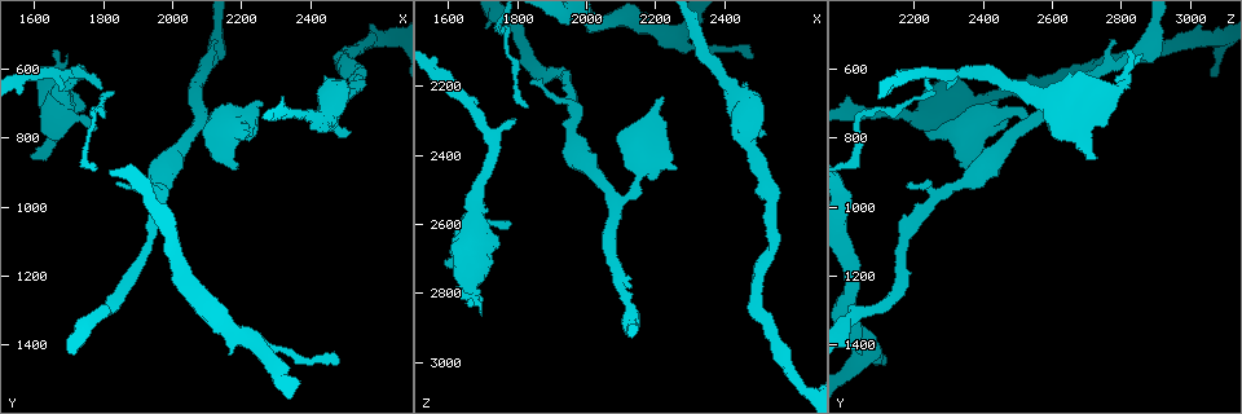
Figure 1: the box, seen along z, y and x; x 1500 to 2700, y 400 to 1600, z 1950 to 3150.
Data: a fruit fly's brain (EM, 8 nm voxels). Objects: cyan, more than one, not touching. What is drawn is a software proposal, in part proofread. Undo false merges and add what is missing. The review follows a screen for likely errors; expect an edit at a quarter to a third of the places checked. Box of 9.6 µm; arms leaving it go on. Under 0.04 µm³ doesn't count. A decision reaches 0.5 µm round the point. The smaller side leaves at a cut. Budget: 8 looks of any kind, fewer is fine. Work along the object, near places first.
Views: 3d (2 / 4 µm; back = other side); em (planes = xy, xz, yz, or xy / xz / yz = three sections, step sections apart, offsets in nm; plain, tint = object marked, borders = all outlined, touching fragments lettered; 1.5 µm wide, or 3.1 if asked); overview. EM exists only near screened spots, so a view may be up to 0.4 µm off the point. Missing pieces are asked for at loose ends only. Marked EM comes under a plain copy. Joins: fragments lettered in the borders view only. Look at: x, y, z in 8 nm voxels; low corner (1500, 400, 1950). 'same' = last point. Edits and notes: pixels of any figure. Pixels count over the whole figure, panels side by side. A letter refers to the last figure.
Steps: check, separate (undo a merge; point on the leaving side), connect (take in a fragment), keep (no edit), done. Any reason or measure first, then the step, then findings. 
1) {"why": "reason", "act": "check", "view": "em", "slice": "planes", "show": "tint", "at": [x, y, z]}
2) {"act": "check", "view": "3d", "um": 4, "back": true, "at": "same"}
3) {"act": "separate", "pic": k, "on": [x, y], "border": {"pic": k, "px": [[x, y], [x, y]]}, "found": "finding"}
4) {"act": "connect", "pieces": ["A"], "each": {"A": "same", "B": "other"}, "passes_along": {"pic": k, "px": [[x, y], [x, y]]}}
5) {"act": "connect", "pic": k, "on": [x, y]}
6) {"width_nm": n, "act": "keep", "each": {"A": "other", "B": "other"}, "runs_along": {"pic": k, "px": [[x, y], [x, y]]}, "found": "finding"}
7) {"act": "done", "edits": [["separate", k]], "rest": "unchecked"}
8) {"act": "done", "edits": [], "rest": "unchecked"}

{"why": "calibre changes", "act": "check", "view": "em", "slice": "planes", "show": "borders", "at": [1970, 920, 2360]}

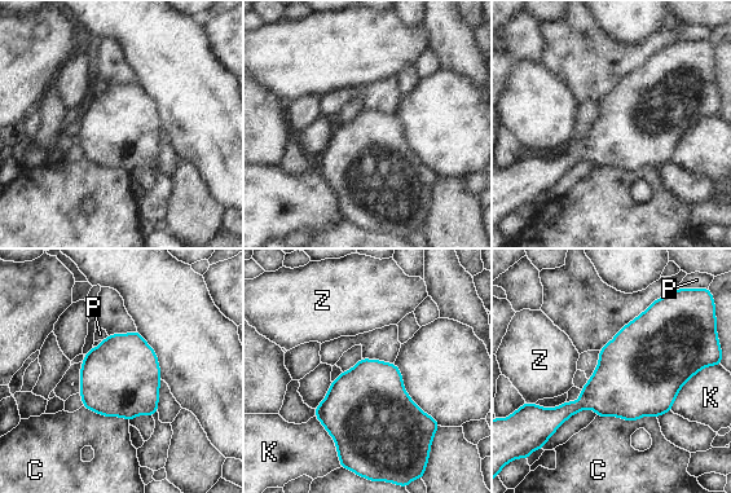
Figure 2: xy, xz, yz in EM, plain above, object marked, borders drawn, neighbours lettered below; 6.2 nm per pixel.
{"longest_contact_nm": ["C", 360], "act": "keep", "each": {"C": "other", "K": "other", "P": "other", "Z": "other"}, "found": "continuous, no second neuron"}

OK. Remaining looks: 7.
{"why": "free end", "act": "check", "view": "em", "slice": "yz", "step": 8, "show": "borders", "at": [2250, 690, 2440]}

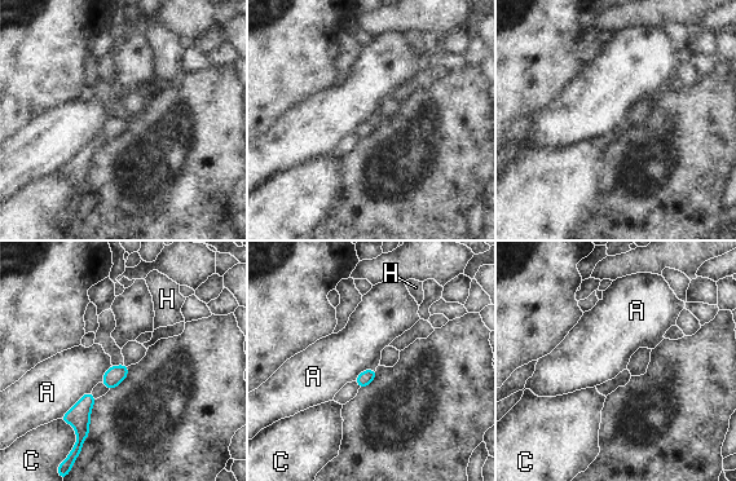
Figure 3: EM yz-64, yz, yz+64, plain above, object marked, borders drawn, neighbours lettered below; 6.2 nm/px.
{"act": "check", "view": "em", "slice": "planes", "show": "borders", "at": "same"}

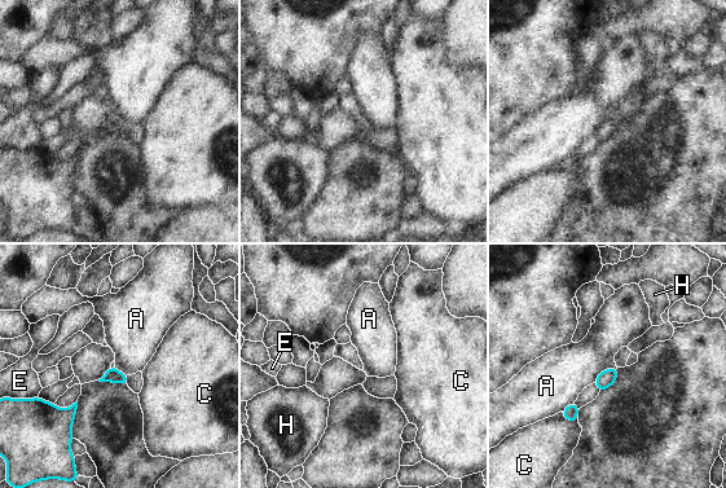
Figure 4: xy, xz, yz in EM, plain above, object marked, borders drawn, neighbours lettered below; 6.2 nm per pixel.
{"act": "keep", "each": {"A": "other", "C": "other", "E": "other", "H": "other"}, "border": {"pic": 4, "px": [[616, 366], [604, 369], [594, 382]]}, "found": "no lettered fragment goes on from it"}

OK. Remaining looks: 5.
{"why": "an open end", "act": "check", "view": "em", "slice": "yz", "step": 8, "show": "borders", "at": [1590, 850, 2720]}

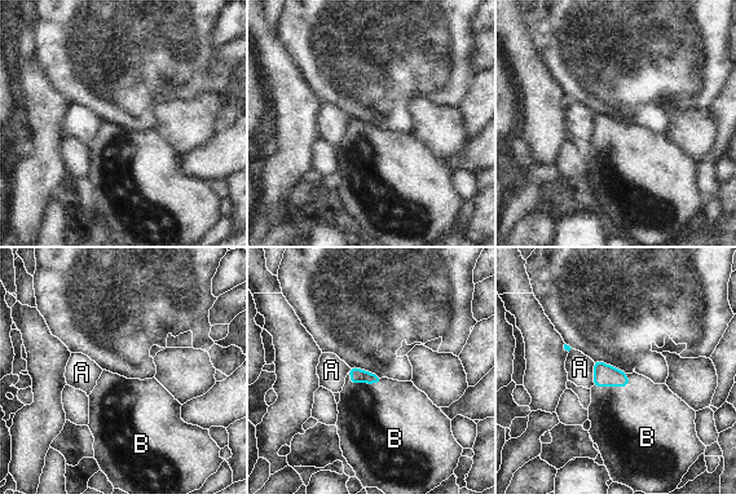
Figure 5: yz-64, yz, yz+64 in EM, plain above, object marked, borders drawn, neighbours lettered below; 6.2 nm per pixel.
{"act": "connect", "pieces": ["B"], "each": {"A": "other", "B": "same"}, "passes_along": {"pic": 5, "px": [[356, 374], [362, 380], [373, 419]]}, "found": "it goes on there"}

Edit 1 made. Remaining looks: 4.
{"act": "done", "edits": [["connect", 5]], "rest": "unchecked"}

